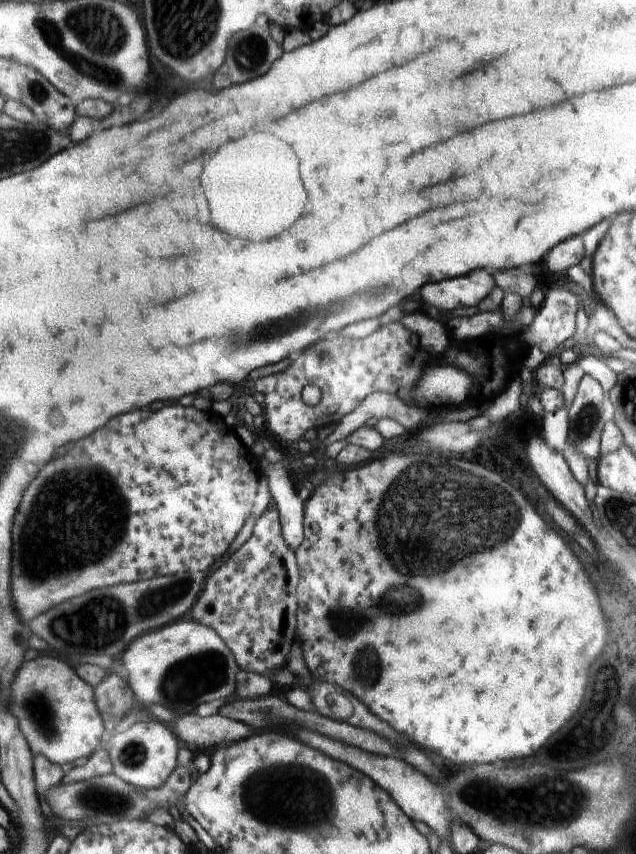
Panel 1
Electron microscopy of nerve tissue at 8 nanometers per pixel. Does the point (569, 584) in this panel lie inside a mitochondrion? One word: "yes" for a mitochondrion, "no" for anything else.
no

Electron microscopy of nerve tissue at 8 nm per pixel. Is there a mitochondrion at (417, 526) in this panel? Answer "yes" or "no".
yes

